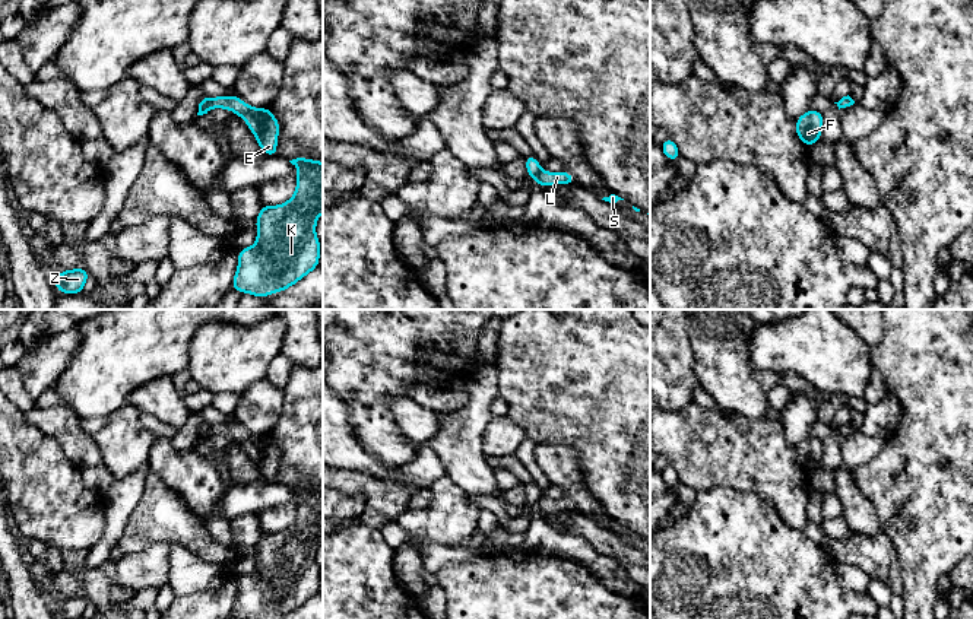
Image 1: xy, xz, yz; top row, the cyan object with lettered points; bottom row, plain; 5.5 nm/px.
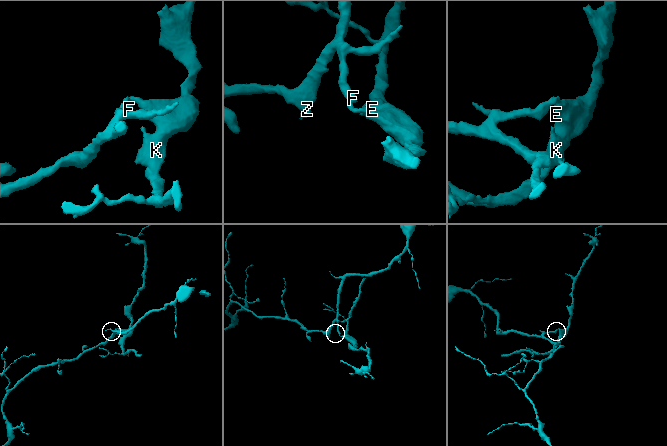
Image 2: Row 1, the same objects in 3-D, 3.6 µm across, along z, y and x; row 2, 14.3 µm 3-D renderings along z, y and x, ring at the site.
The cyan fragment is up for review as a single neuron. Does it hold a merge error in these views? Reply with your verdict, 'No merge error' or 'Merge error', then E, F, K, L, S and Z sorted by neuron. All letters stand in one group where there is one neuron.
Merge error. Groups: E K L S / F Z

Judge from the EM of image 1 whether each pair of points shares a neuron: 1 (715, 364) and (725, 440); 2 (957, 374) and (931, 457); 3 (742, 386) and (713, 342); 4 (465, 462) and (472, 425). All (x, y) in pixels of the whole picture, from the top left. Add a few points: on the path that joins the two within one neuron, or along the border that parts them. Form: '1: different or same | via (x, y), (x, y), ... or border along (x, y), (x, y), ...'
1: different | border along (732, 412), (741, 413), (751, 421), (764, 418)
2: same | via (957, 394), (957, 421), (944, 437)
3: same | via (732, 375), (722, 365), (720, 352)
4: same | via (465, 453), (465, 434)

